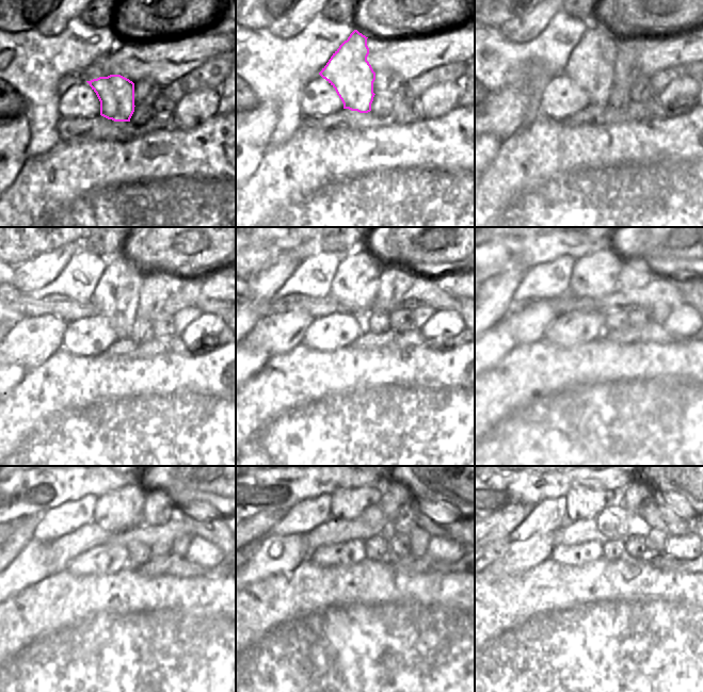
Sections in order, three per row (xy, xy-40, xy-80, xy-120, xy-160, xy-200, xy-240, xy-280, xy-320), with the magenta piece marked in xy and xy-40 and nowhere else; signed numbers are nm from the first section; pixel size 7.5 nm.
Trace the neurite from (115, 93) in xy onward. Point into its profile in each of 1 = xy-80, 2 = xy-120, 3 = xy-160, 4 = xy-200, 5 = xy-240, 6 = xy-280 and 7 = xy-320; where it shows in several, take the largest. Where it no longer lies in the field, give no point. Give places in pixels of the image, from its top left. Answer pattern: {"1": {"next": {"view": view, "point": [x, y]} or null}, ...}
{"1": {"next": {"view": "xy-80", "point": [591, 64]}}, "2": {"next": {"view": "xy-120", "point": [115, 298]}}, "3": {"next": {"view": "xy-160", "point": [355, 284]}}, "4": {"next": {"view": "xy-200", "point": [594, 275]}}, "5": {"next": {"view": "xy-240", "point": [122, 509]}}, "6": {"next": {"view": "xy-280", "point": [355, 513]}}, "7": {"next": {"view": "xy-320", "point": [592, 514]}}}

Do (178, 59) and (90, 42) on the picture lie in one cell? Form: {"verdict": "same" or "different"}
{"verdict": "different"}

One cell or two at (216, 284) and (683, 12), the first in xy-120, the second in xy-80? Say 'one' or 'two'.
two

